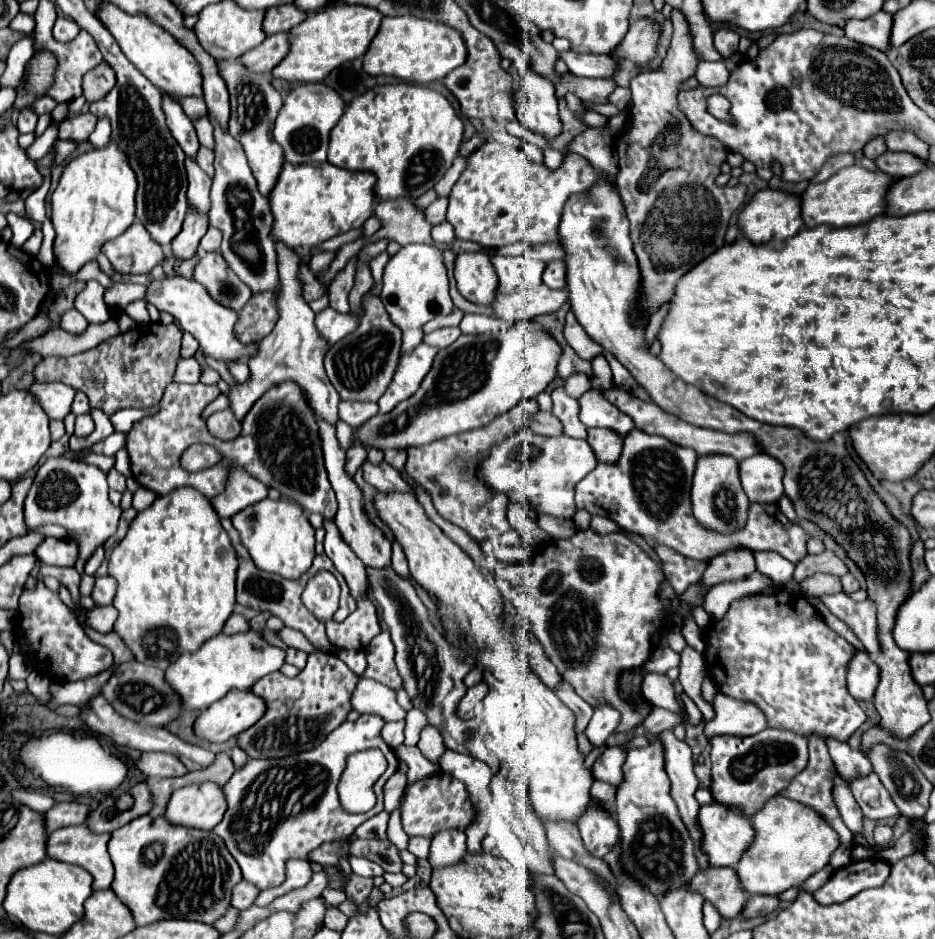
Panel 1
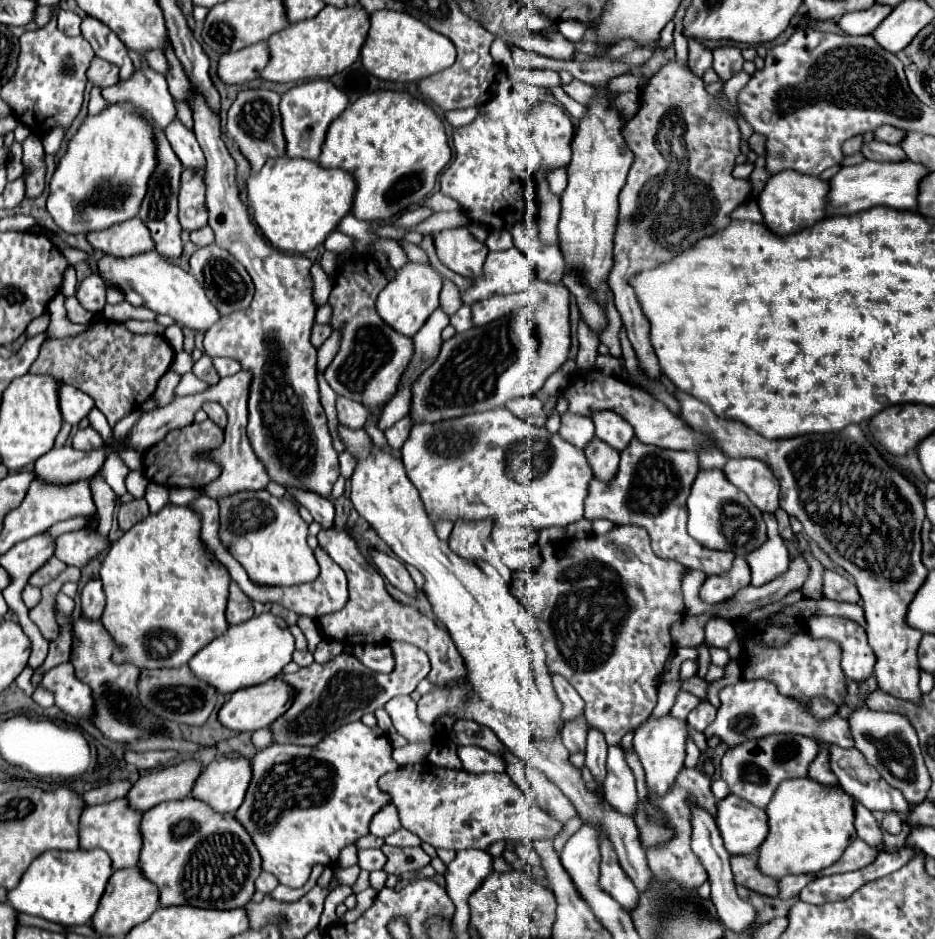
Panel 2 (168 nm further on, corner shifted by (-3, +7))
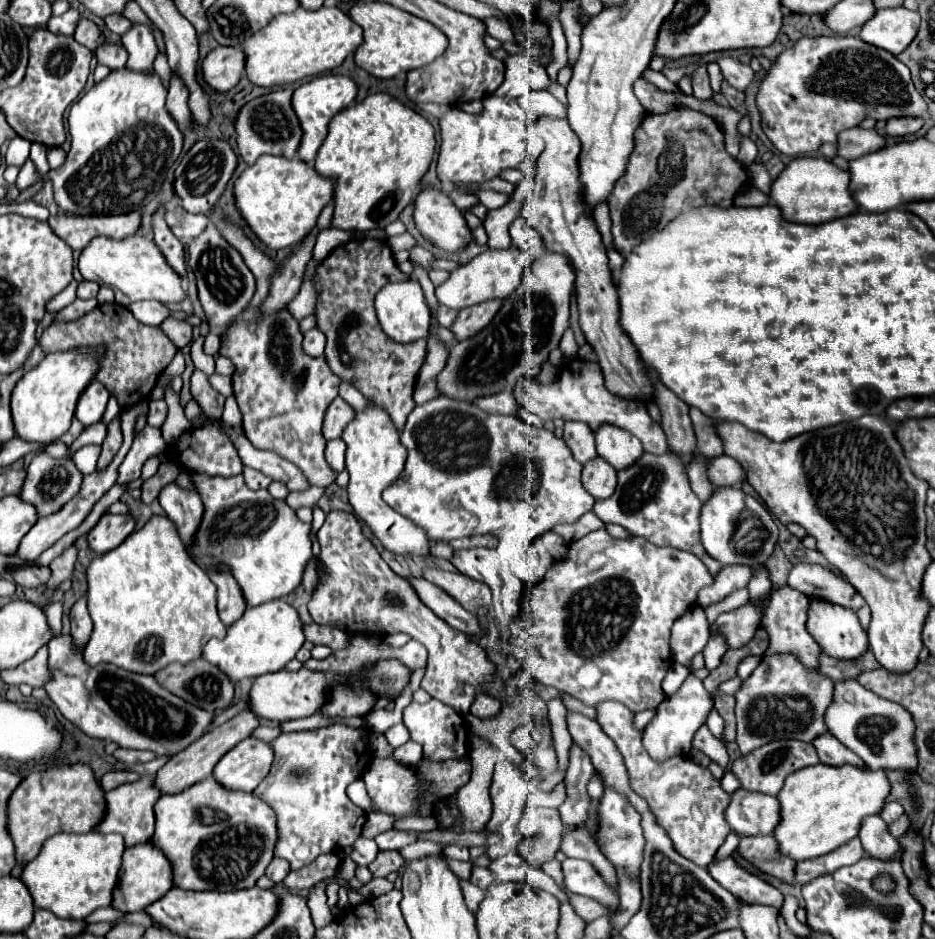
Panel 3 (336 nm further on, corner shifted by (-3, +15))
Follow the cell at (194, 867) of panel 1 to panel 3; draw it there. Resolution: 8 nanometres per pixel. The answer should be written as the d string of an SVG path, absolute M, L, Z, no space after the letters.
M207 777L183 793L161 795L155 803L155 835L151 843L167 857L173 869L173 885L187 891L241 891L251 889L273 859L275 813L253 793L229 791L213 777Z

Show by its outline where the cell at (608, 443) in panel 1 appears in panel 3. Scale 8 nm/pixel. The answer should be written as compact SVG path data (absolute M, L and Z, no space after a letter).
M595 457L583 465L583 487L595 497L605 499L617 487L617 471L613 465L603 461L603 457Z

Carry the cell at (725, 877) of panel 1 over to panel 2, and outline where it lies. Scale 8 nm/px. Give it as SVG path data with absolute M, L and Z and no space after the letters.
M757 853L751 855L733 855L731 857L731 869L735 875L735 883L743 885L747 889L759 891L769 897L777 897L779 883L773 877L767 877L757 867Z

